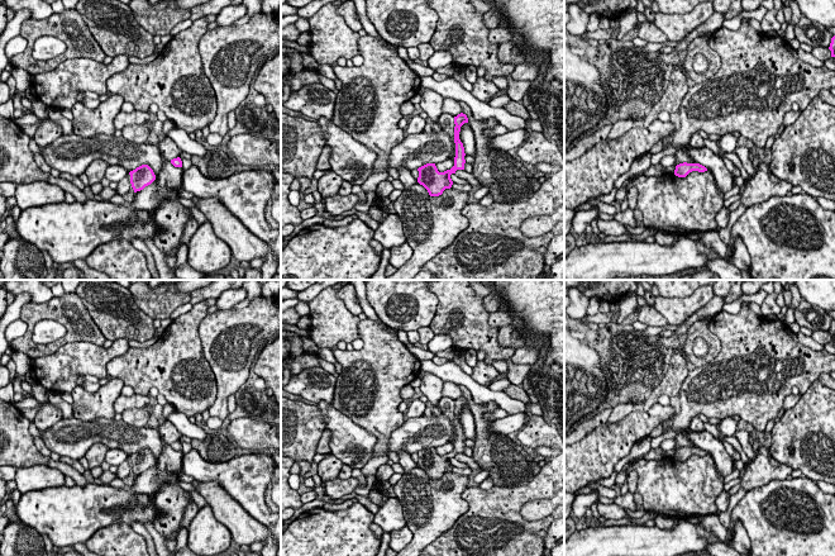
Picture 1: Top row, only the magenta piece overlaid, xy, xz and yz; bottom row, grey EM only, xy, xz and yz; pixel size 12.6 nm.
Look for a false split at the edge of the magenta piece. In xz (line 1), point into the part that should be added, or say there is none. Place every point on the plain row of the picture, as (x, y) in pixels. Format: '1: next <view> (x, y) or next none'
1: next none

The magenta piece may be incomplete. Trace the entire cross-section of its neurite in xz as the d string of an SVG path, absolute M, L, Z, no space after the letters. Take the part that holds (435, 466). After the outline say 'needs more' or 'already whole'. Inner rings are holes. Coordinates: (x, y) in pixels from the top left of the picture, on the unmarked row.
M461 396L454 400L454 427L455 427L455 441L454 450L450 453L444 456L439 456L435 447L426 447L418 452L419 461L418 466L423 469L430 480L439 480L443 477L445 472L450 472L453 465L450 462L452 457L455 457L457 453L464 453L464 431L459 423L461 410L468 407L468 401L466 398Z; already whole

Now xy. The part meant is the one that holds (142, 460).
M142 448L129 456L130 467L134 476L143 474L156 464L153 453L148 448Z; already whole

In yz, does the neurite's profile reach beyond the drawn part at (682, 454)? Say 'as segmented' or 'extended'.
as segmented

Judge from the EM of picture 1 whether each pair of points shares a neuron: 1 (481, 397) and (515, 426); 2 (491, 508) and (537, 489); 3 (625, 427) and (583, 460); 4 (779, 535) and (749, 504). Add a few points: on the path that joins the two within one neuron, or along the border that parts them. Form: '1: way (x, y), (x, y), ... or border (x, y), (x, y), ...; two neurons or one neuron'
1: border (524, 410), (510, 414); two neurons
2: way (502, 505), (525, 493); one neuron
3: way (615, 437), (593, 457); one neuron
4: way (772, 527), (757, 512); one neuron

